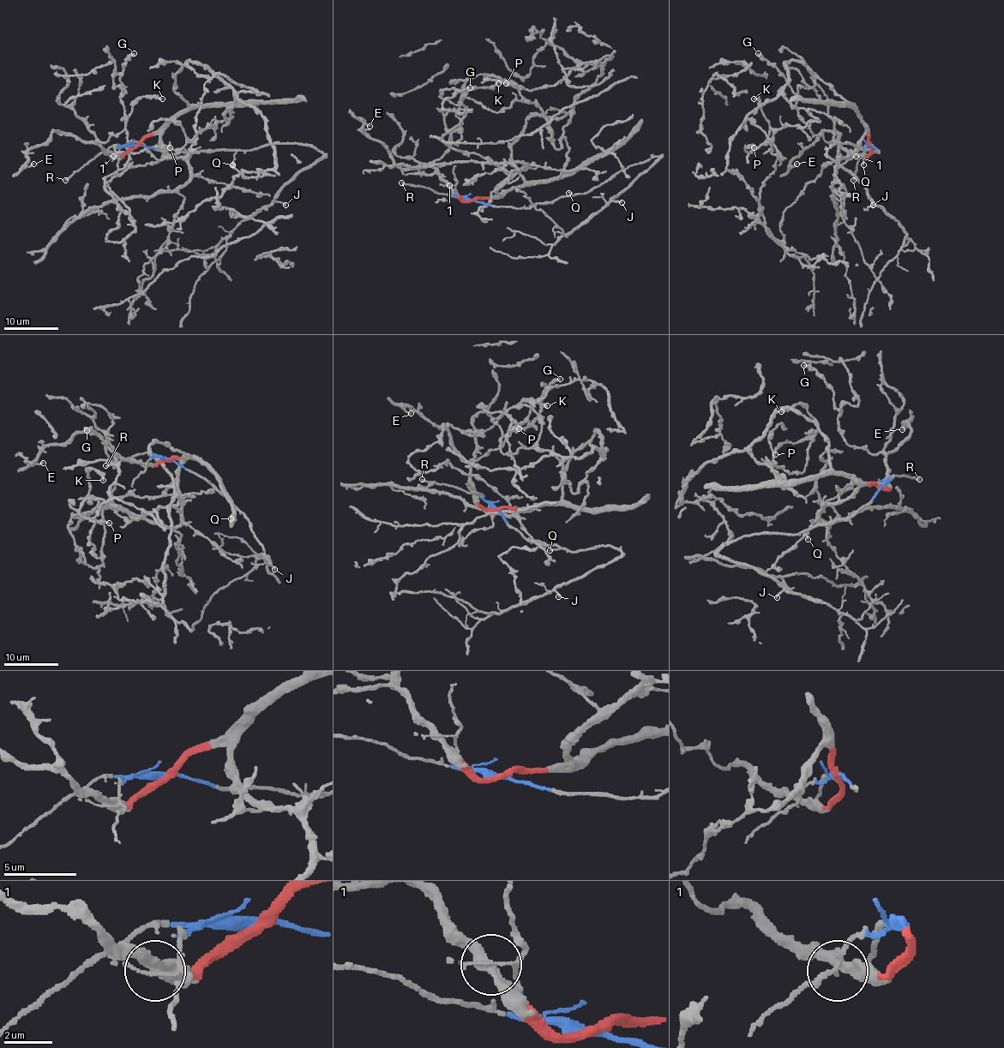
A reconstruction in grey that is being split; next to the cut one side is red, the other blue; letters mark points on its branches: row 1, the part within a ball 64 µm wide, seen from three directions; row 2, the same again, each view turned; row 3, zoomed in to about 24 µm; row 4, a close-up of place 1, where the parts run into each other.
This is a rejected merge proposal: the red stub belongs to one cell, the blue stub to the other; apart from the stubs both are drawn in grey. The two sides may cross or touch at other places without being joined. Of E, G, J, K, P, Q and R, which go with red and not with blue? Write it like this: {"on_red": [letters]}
{"on_red": ["E", "G", "K", "P"]}

